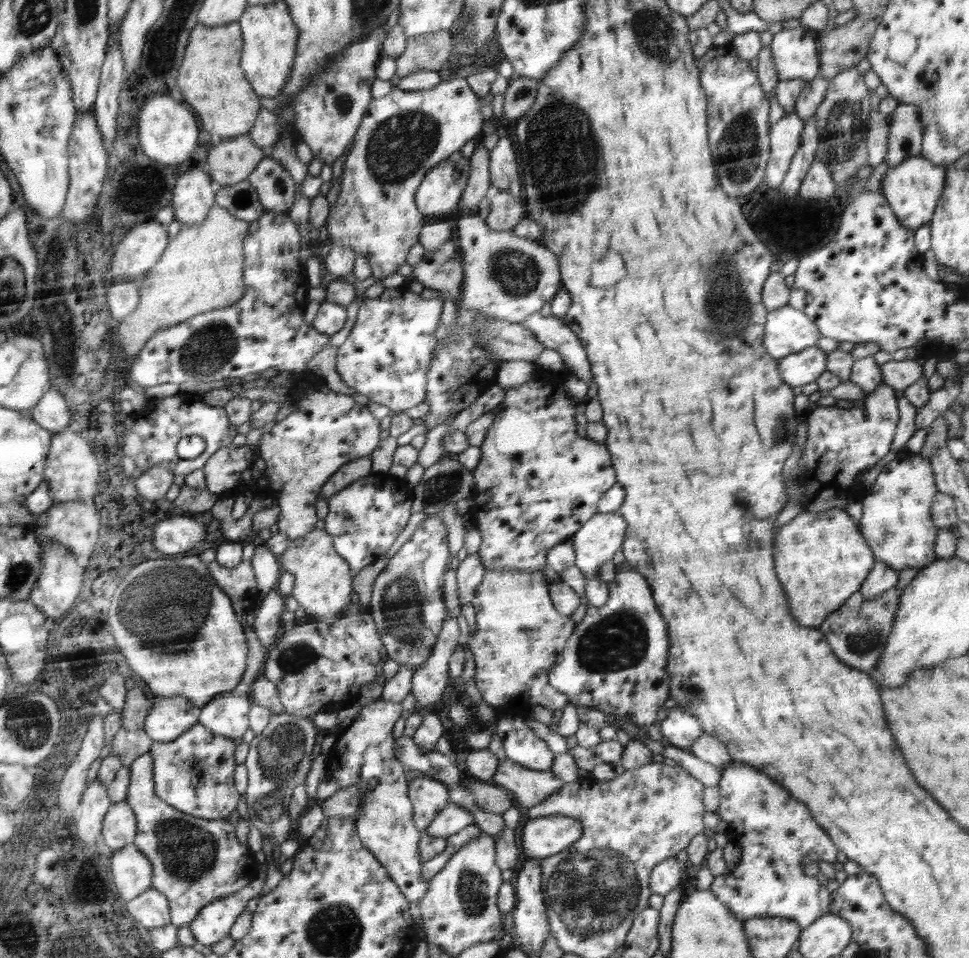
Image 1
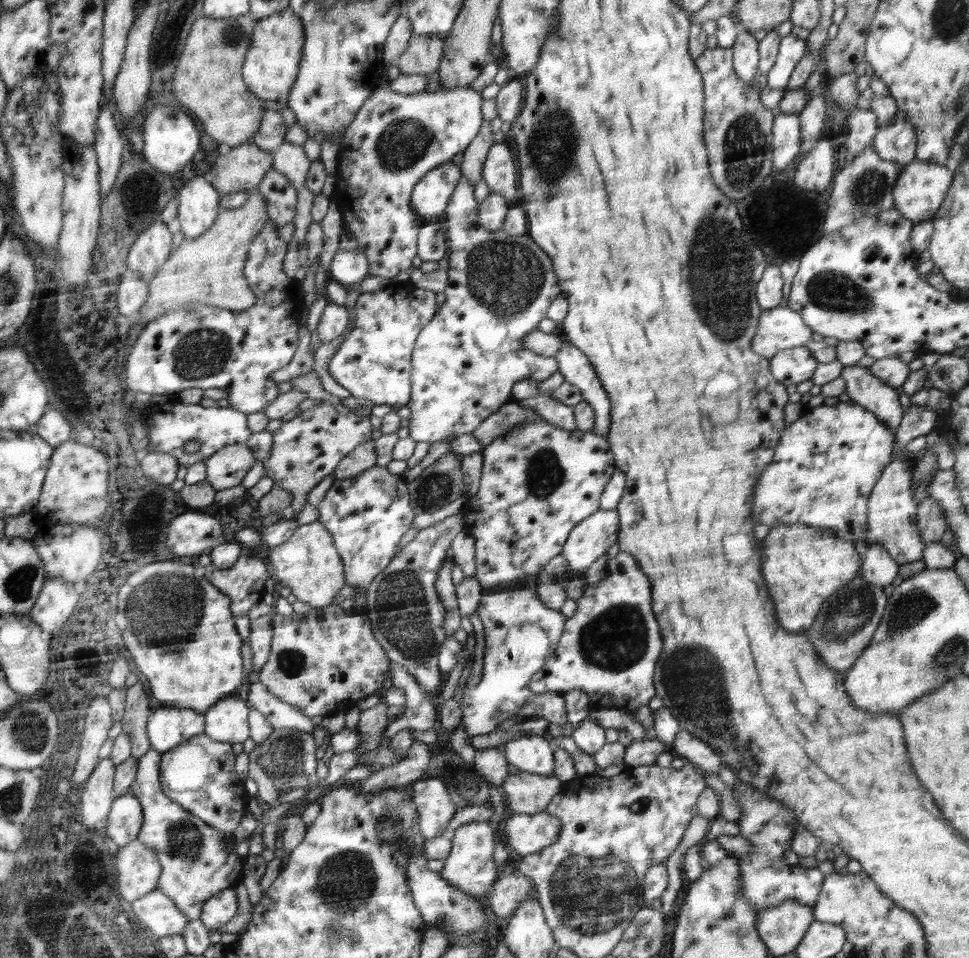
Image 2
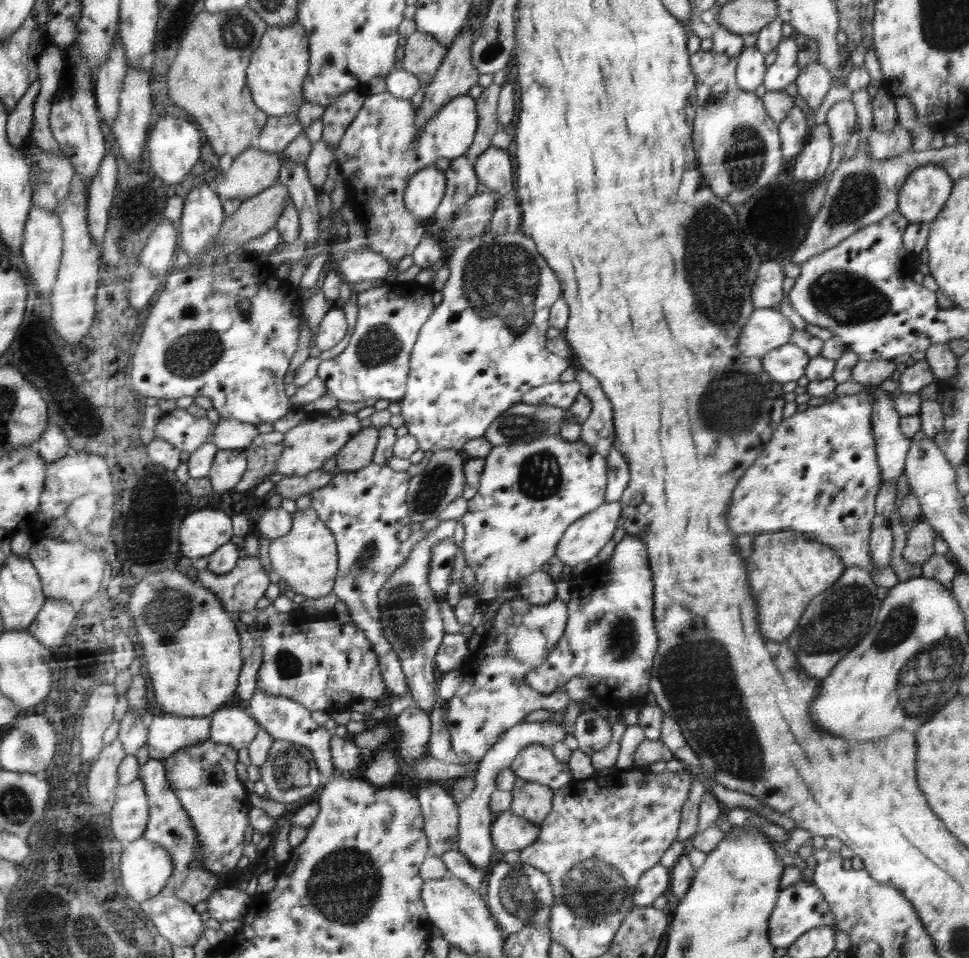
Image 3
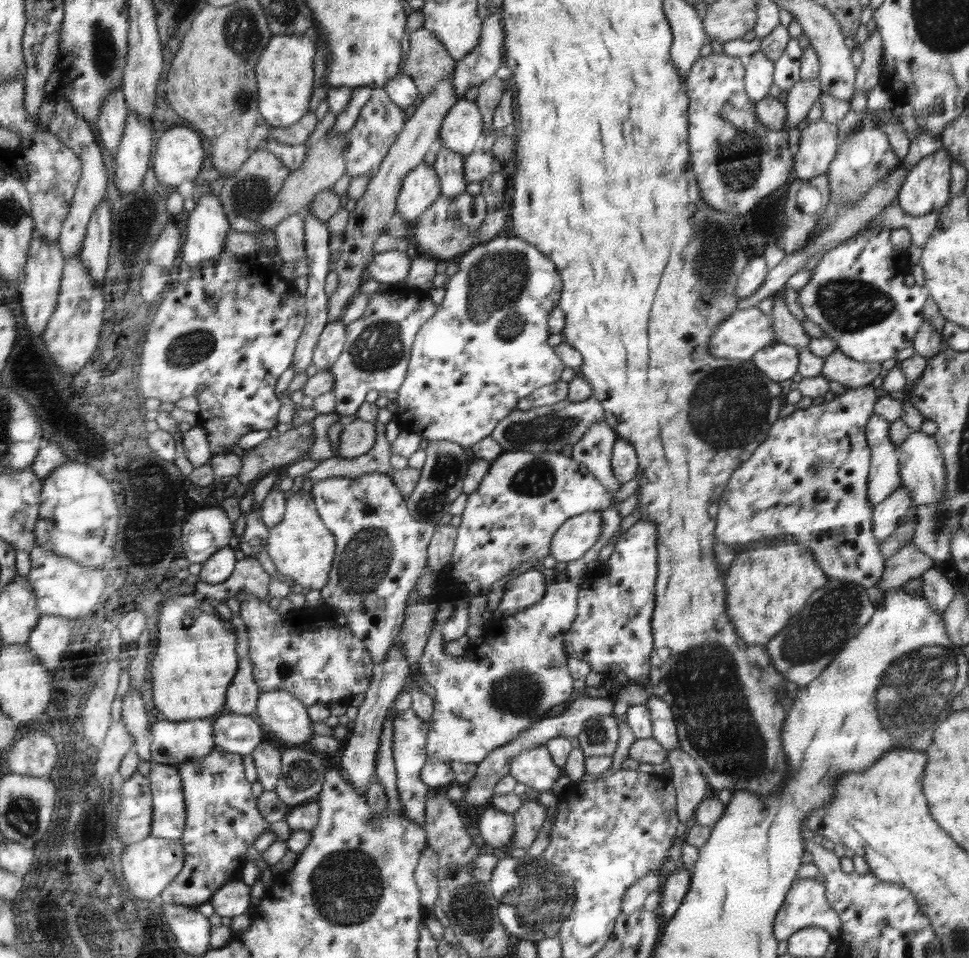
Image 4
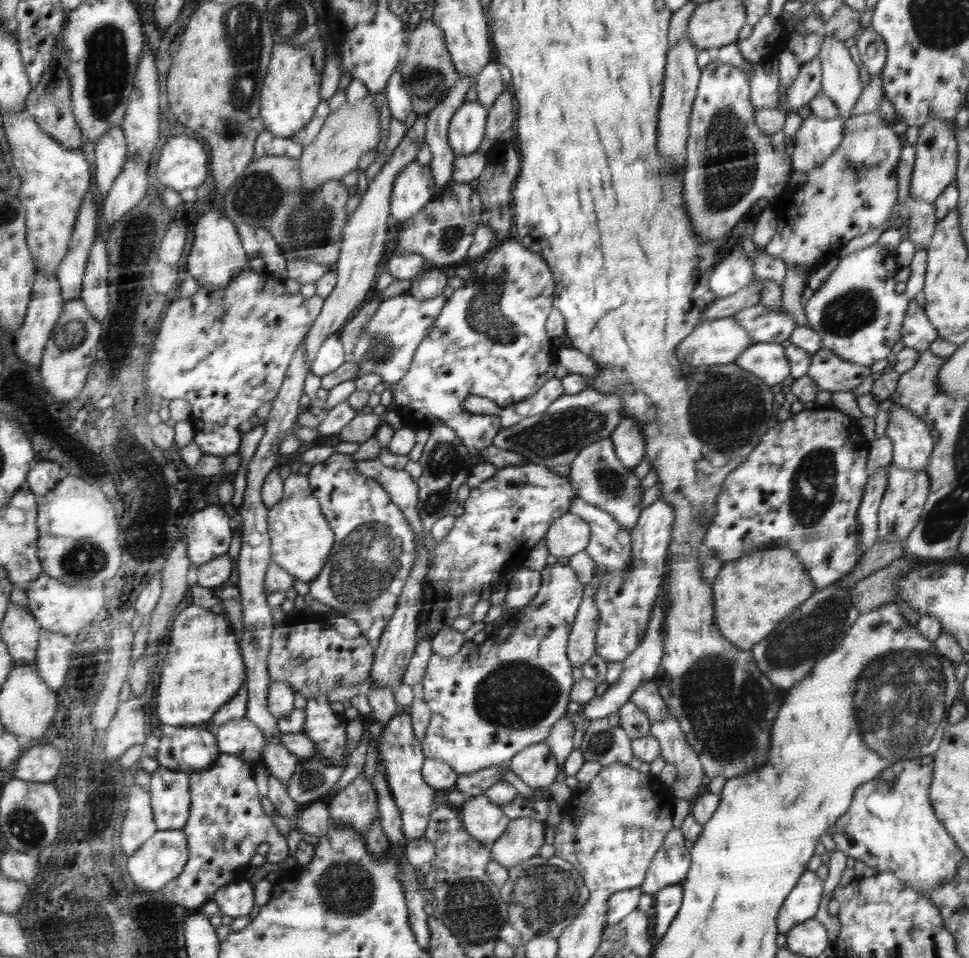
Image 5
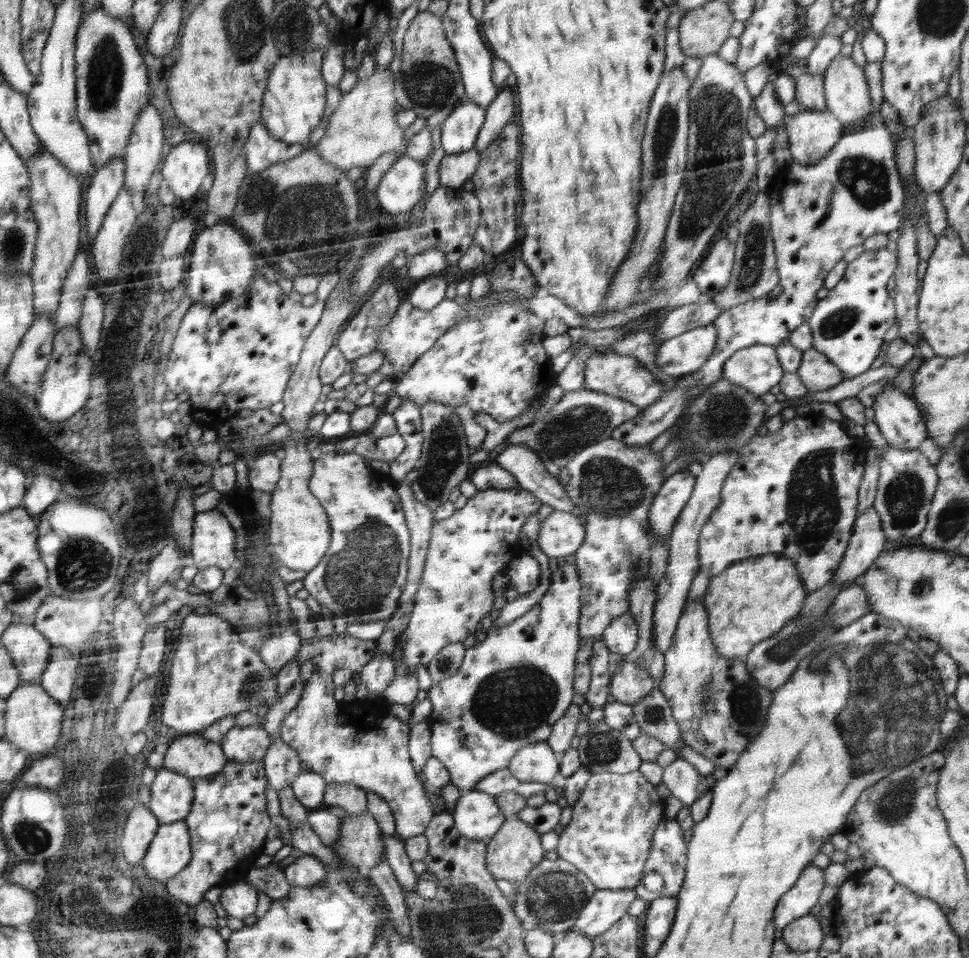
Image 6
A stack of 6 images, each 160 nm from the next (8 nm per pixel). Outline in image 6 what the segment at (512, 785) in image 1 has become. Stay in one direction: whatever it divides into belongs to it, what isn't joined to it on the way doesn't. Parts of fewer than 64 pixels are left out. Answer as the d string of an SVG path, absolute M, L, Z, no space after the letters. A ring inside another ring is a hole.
M516 818L505 820L498 829L496 836L488 839L488 869L493 873L496 880L504 878L511 880L517 885L525 880L529 873L543 861L544 850L540 846L540 831L534 832L529 823Z

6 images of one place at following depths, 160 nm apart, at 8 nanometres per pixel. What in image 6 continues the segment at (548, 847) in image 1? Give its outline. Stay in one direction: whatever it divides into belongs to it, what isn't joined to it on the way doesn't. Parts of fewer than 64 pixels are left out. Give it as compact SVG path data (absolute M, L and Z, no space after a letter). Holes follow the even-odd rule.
M471 789L461 792L455 808L450 810L456 819L457 829L469 839L488 842L496 836L506 818L500 804L491 795Z

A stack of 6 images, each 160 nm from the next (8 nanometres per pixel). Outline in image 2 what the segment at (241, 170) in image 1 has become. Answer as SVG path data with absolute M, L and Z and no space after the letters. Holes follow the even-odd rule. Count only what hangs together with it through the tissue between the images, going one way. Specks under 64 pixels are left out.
M252 142L231 147L228 156L219 155L213 162L210 172L204 179L210 179L220 194L238 193L242 191L256 192L258 185L264 180L266 173L273 168L273 155L271 151L262 150Z

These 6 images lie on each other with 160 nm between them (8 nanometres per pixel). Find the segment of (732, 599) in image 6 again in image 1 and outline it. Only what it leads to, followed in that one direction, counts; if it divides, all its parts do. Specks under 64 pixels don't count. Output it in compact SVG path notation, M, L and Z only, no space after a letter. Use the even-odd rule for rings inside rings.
M831 508L823 512L802 512L790 522L777 528L774 535L774 570L786 592L790 614L802 626L818 627L821 622L862 586L877 561L865 541L858 523L845 510Z

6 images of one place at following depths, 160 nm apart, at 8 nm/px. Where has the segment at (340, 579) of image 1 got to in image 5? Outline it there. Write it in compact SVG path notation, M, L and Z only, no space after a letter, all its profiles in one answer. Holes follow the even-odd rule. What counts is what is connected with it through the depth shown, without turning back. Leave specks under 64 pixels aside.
M291 473L283 480L282 498L269 509L267 523L271 562L307 583L320 576L334 544L334 533L322 512L319 500L308 486L306 476Z

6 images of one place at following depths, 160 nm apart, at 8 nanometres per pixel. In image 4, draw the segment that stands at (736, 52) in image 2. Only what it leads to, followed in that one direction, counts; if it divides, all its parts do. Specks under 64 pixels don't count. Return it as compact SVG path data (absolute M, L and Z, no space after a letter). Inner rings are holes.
M762 51L745 59L745 90L749 98L758 102L769 96L770 86L773 83L774 61L768 59Z

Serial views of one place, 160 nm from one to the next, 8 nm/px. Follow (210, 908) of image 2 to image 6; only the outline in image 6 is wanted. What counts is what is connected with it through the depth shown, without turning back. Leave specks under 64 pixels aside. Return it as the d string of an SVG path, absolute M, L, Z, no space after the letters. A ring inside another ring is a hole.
M246 880L223 887L219 901L228 915L243 920L254 914L258 904L258 892Z

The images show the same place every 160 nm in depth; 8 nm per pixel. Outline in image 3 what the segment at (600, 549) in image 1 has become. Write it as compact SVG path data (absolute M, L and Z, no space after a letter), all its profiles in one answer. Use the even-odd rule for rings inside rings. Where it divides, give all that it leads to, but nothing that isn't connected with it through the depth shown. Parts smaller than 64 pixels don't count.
M618 501L605 503L593 510L594 514L585 514L582 522L574 521L570 530L566 529L566 538L562 546L557 546L555 554L565 565L578 566L598 554L598 550L608 544L612 538L622 513L622 503Z

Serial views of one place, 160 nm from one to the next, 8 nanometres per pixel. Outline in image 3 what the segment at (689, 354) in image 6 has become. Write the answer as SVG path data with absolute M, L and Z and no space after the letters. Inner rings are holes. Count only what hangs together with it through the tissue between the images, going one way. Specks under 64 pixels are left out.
M755 308L753 316L746 321L737 349L746 357L762 358L770 350L784 346L797 335L798 331L779 311L772 308Z

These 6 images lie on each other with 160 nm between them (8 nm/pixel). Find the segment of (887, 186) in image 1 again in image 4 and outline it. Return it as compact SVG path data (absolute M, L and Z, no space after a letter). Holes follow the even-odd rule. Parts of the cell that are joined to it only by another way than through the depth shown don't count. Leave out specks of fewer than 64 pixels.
M943 147L921 159L912 170L908 171L898 192L898 201L901 210L911 216L925 216L930 212L939 212L950 201L950 164L953 158Z

